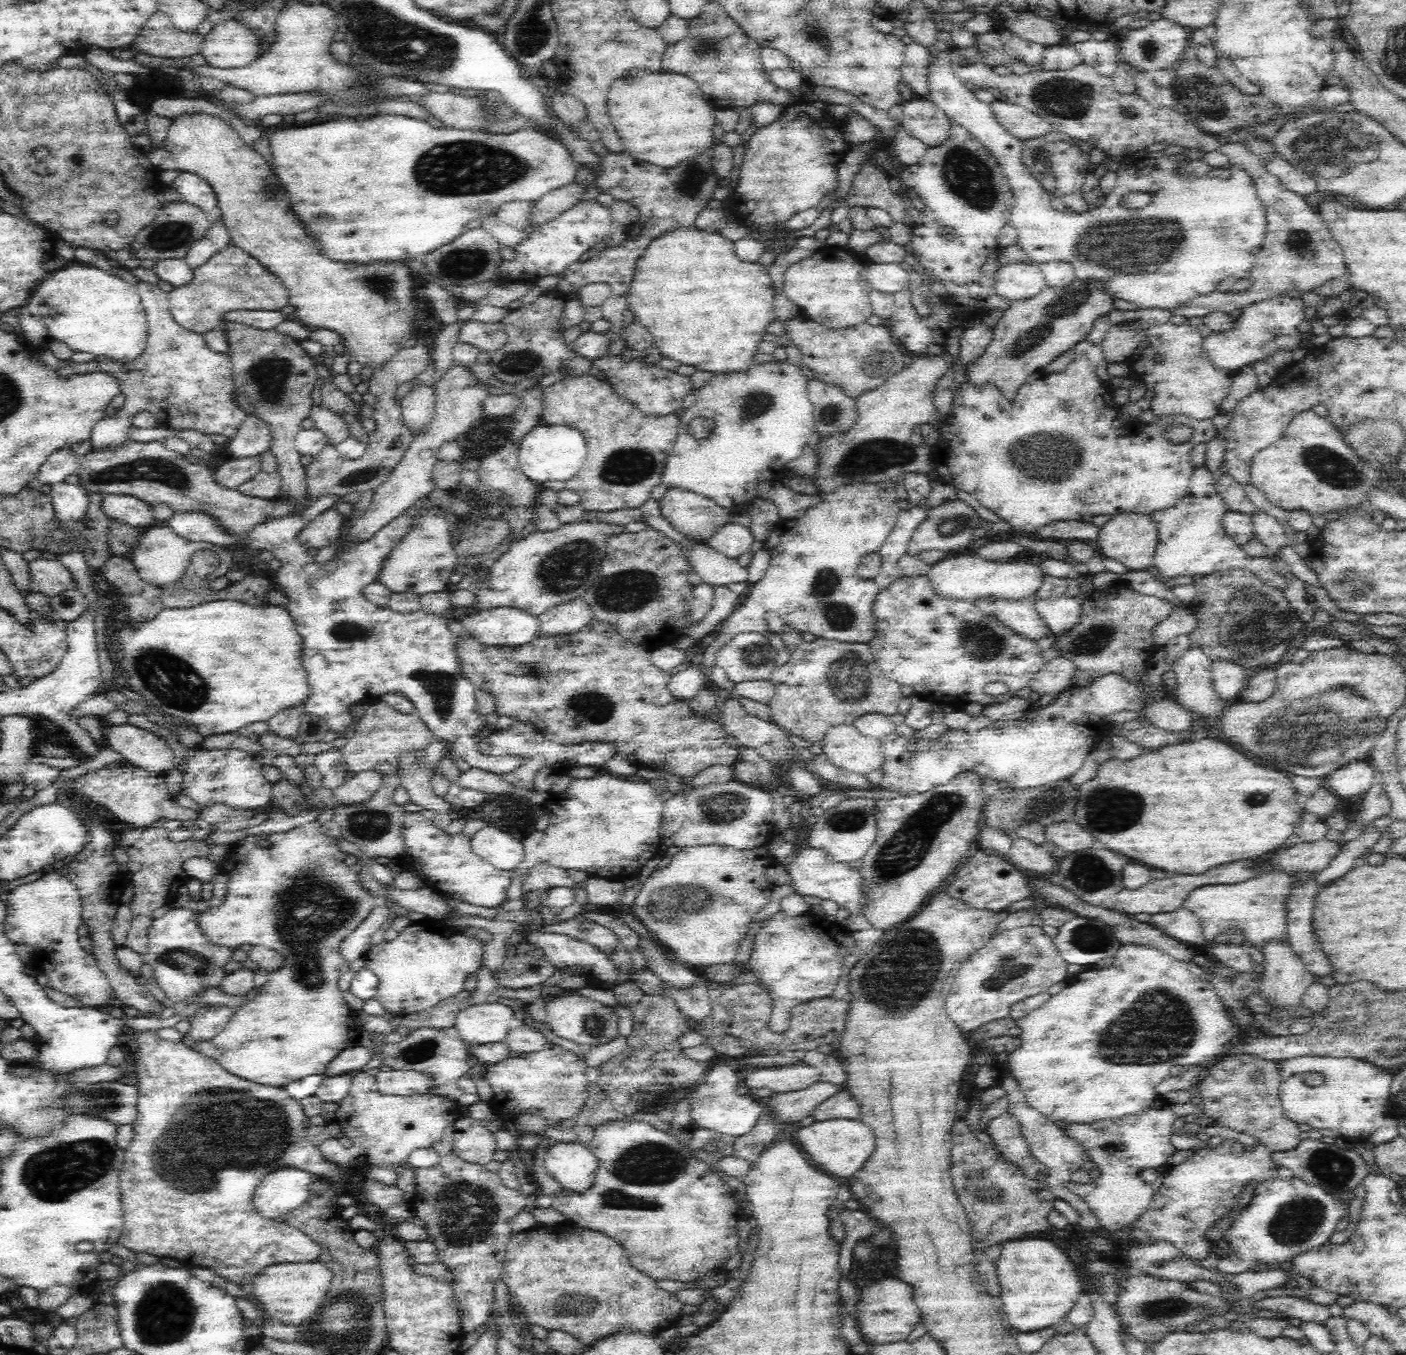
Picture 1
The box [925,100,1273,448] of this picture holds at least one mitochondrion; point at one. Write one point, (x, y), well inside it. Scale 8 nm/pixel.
(1146, 245)

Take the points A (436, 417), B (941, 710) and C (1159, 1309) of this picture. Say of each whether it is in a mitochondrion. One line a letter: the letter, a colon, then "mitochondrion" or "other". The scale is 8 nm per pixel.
A: other
B: other
C: mitochondrion

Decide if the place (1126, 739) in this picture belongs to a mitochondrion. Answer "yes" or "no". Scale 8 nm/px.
no

